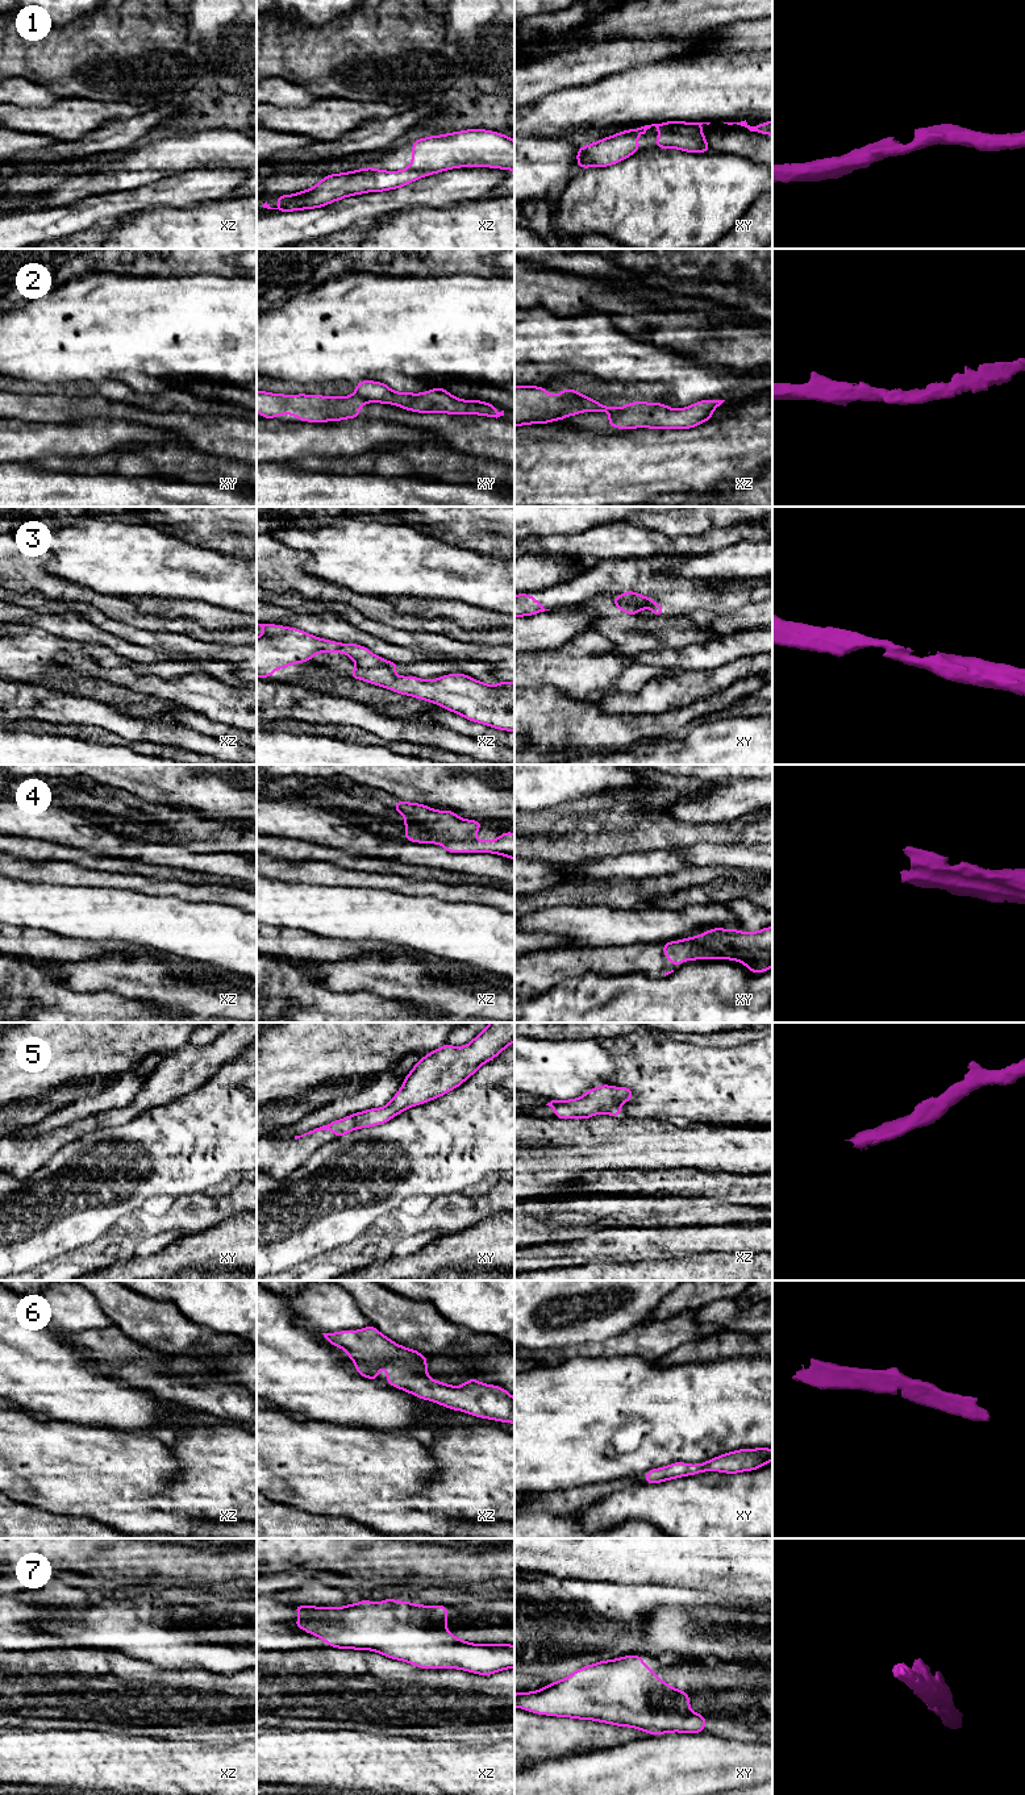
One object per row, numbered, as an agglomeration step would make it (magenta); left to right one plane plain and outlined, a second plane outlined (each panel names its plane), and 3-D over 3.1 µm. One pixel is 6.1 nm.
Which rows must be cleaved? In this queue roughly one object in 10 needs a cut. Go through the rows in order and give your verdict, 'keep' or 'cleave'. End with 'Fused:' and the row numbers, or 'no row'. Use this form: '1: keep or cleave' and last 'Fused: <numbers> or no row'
1: keep
2: cleave
3: cleave
4: keep
5: keep
6: keep
7: keep
Fused: 2, 3

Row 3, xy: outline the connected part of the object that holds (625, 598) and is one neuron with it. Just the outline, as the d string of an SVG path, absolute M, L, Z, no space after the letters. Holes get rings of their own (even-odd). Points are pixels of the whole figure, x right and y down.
M628 591L621 594L620 596L616 596L616 599L625 605L629 605L632 603L632 600L636 596L641 596L639 594L637 594L636 591ZM641 596L646 604L649 605L649 609L655 615L655 616L661 616L662 613L664 613L664 608L659 604L657 604L651 597L649 596Z

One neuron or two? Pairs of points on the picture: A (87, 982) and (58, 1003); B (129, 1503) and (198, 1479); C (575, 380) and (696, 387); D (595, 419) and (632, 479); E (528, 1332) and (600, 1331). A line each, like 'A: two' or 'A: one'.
A: two
B: two
C: two
D: two
E: one

